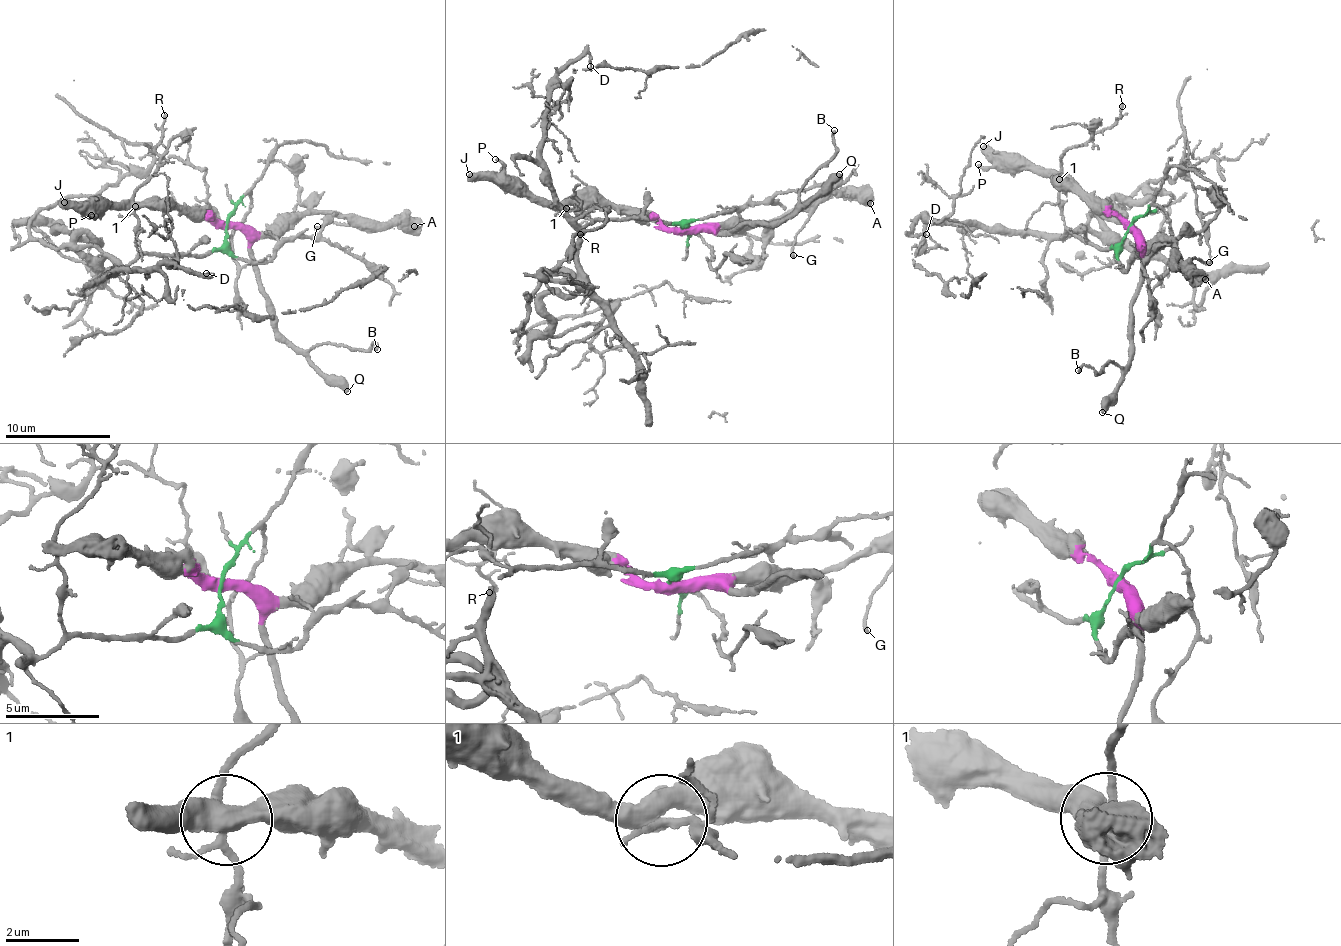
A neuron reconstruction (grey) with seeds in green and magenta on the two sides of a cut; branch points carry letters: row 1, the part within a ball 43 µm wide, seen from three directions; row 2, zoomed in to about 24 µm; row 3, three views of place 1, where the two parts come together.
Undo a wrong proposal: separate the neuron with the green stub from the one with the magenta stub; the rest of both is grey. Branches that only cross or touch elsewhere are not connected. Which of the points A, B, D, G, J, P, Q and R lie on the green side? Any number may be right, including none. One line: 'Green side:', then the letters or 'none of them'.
Green side: D, R

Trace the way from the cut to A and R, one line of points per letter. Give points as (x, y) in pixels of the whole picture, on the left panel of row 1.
A: (228, 225), (288, 230), (306, 215), (322, 214), (414, 226)
R: (228, 225), (223, 246), (207, 253), (142, 255), (136, 246), (138, 215), (134, 191), (153, 172), (164, 115)

